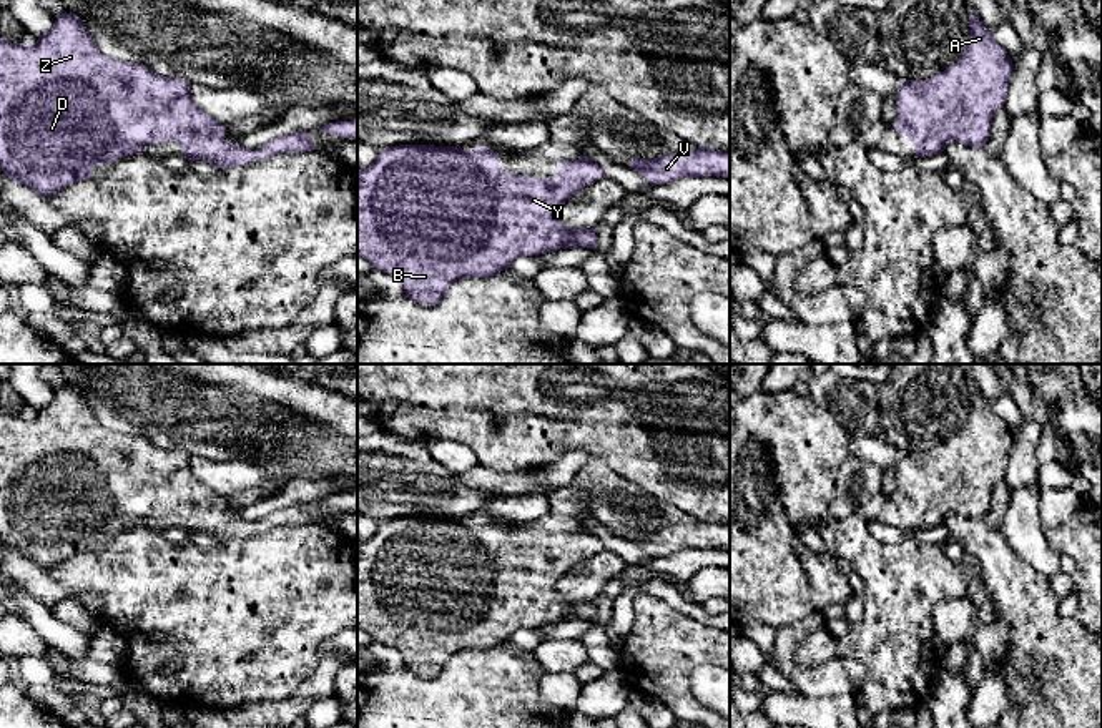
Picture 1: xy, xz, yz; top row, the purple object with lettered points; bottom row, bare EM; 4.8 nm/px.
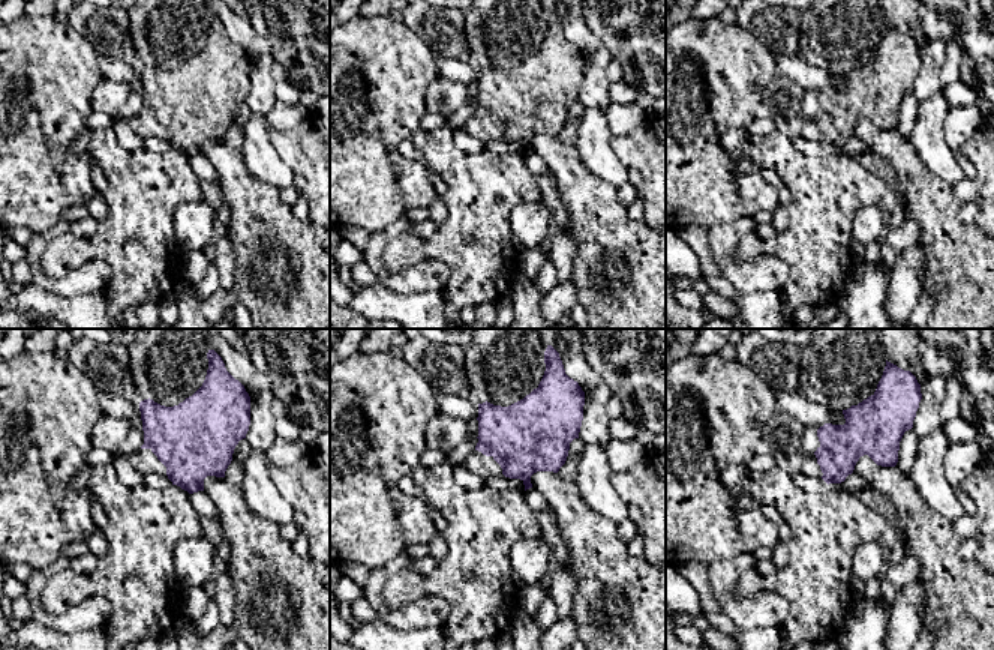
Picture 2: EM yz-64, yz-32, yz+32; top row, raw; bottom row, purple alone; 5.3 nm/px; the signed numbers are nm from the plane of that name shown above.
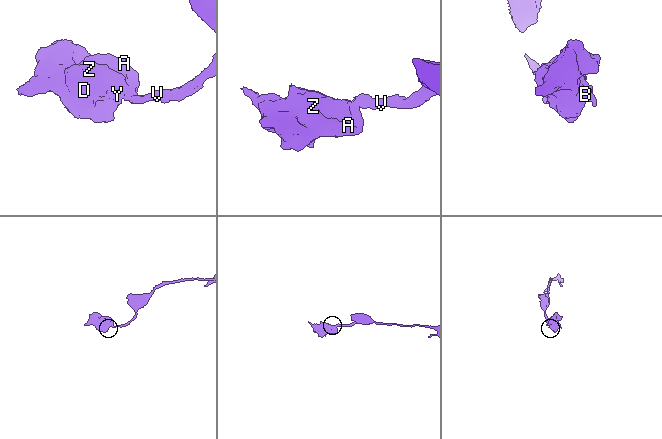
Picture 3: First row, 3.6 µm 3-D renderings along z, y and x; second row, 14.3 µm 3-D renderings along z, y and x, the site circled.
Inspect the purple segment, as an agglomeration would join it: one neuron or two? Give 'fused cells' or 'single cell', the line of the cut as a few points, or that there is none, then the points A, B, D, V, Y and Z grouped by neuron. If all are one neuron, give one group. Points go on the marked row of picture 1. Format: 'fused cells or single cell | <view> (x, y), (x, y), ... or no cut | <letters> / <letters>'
single cell | no cut | A B D V Y Z

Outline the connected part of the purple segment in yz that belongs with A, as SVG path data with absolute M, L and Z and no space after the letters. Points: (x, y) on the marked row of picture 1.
M972 13L969 17L969 28L971 33L967 47L956 63L927 80L904 78L904 85L896 95L896 110L899 118L893 123L893 126L899 135L904 135L913 141L916 153L914 158L932 156L944 151L949 140L954 140L964 146L982 148L989 140L994 113L999 108L1004 108L1007 86L1014 70L1012 58L1007 55L1004 47L992 38L991 30L987 30Z

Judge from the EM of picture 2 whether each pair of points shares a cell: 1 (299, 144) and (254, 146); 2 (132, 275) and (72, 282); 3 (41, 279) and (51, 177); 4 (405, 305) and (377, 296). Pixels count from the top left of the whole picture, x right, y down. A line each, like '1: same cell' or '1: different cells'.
1: different cells
2: different cells
3: different cells
4: same cell

